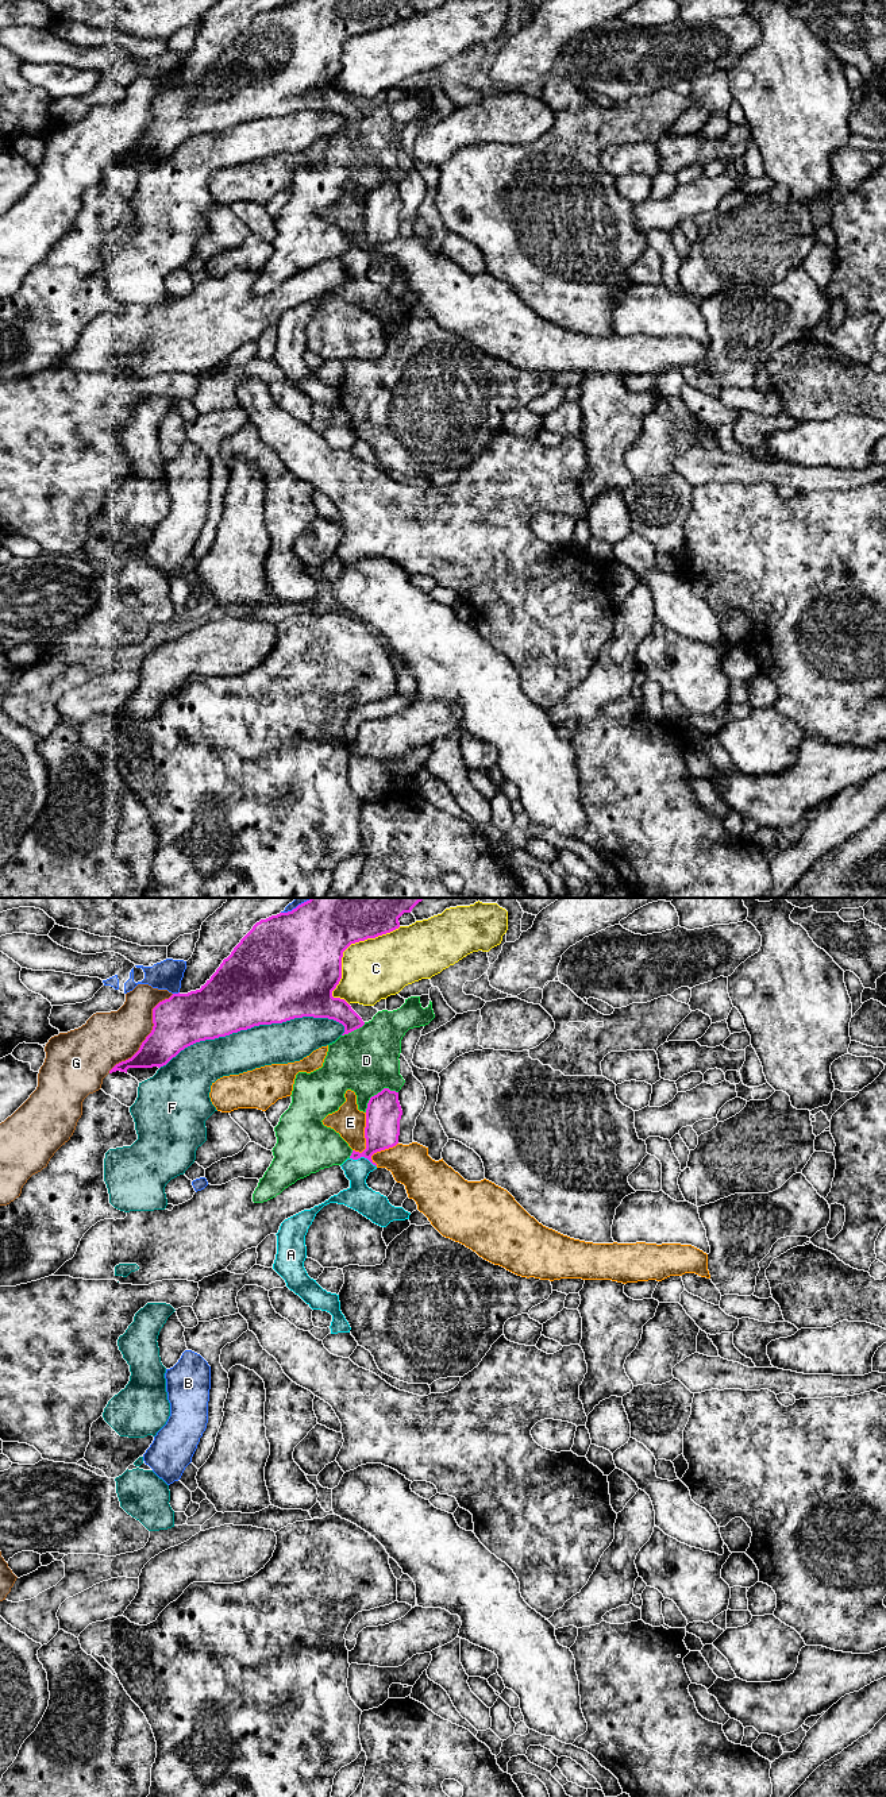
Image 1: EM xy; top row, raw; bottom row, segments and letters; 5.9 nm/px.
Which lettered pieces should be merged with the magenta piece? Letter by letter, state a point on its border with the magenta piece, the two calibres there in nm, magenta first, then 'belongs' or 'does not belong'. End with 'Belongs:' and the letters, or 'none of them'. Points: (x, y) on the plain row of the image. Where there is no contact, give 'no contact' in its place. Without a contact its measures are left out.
A: xy (363, 249) | 200/160 nm | belongs
B: xy (176, 87) | 320/180 nm | does not belong
C: xy (349, 38) | 440/360 nm | does not belong
D: xy (378, 185) | 200/380 nm | does not belong
E: xy (365, 226) | 200/180 nm | does not belong
F: xy (251, 119) | 480/240 nm | does not belong
G: xy (149, 127) | 320/320 nm | does not belong
Belongs: A

